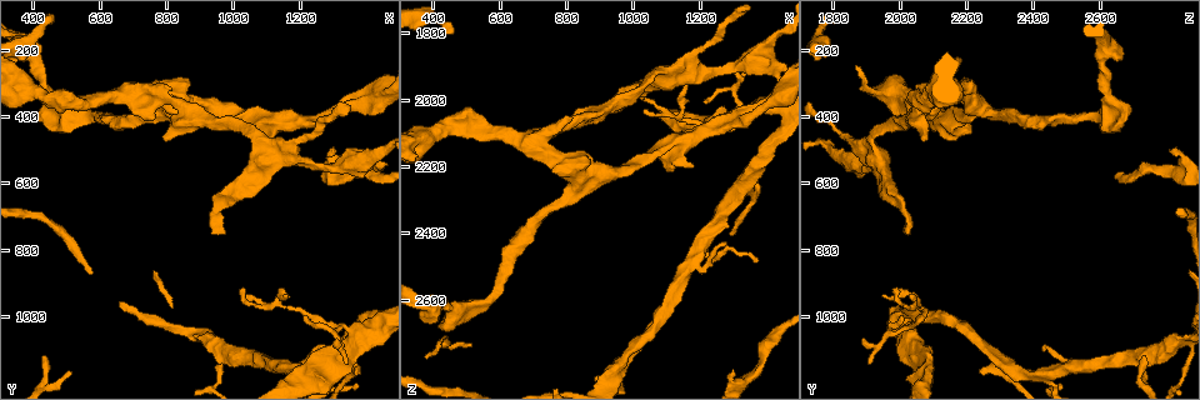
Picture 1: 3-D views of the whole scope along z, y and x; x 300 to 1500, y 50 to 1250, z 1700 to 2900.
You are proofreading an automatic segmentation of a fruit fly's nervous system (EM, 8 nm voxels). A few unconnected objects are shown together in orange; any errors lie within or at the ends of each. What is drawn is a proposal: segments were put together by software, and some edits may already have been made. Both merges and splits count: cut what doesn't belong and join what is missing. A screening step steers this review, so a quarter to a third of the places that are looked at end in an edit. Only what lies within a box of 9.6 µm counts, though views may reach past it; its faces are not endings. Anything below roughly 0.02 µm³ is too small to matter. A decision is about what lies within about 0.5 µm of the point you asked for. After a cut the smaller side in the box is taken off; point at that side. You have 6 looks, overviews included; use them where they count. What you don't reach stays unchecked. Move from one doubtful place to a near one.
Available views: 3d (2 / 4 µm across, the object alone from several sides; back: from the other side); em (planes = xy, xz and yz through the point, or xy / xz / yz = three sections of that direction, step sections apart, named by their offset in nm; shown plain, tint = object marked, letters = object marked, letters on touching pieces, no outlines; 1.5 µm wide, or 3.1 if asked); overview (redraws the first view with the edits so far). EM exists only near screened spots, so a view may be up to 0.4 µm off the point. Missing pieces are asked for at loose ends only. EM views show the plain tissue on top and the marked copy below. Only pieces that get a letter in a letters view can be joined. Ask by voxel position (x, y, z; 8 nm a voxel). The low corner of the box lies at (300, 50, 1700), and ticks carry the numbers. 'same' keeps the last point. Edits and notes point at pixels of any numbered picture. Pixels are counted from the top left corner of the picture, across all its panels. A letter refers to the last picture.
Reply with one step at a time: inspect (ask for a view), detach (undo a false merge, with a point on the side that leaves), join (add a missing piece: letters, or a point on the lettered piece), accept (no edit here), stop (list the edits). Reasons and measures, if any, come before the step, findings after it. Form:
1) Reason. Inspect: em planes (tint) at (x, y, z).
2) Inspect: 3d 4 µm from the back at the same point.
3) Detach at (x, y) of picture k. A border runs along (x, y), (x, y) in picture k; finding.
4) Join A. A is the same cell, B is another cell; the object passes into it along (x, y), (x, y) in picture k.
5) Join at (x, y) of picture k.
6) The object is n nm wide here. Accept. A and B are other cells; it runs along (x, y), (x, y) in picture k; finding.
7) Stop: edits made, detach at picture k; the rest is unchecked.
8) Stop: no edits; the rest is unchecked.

Free end. Inspect: 3d 2 µm at (970, 760, 2010).

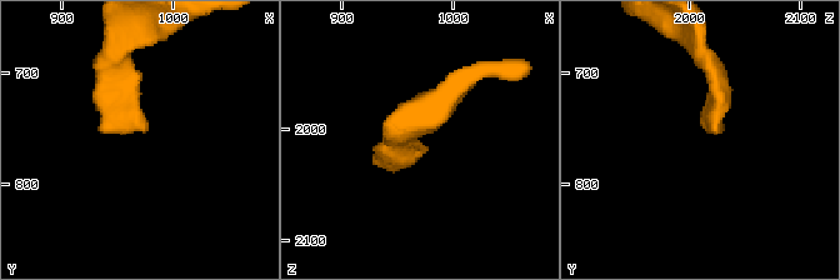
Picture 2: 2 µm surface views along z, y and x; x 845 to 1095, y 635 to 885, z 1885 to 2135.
Inspect: em xy step 8 (tint) at (976, 750, 2016).

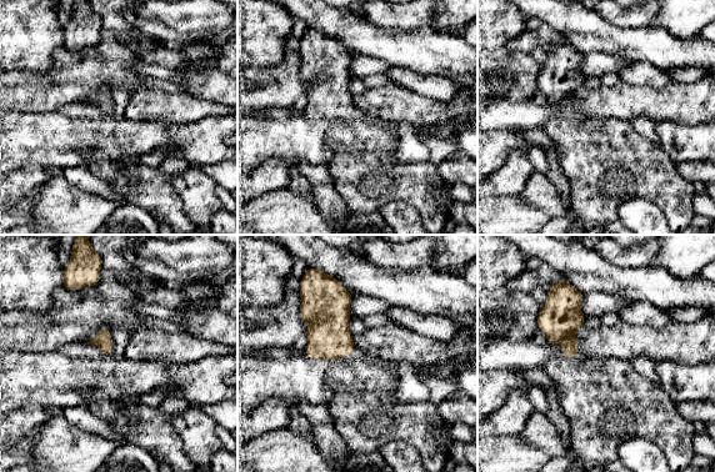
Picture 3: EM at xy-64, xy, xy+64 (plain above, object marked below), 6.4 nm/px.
Inspect: em planes (letters) at the same point.

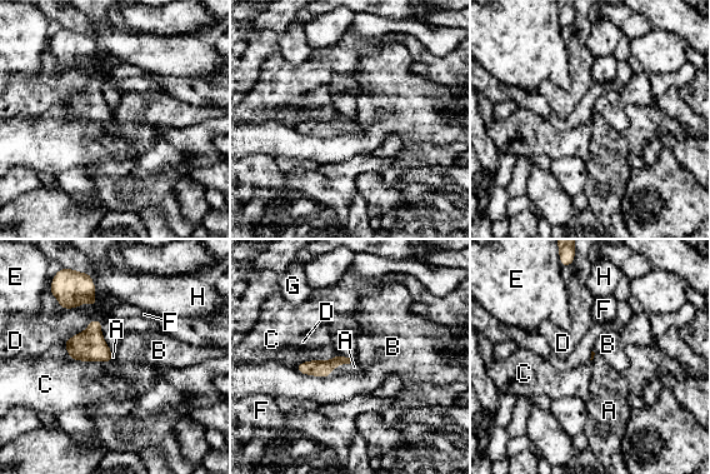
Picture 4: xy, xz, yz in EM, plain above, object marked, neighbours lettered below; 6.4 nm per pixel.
The longest contact is with D, 300 nm. Join A. A is the same cell, B, C, D, E, F, G and H are other cells; the object passes into it along (318, 368), (340, 364), (354, 367) in picture 4; it goes on there.

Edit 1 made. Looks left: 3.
Inspect: overview.

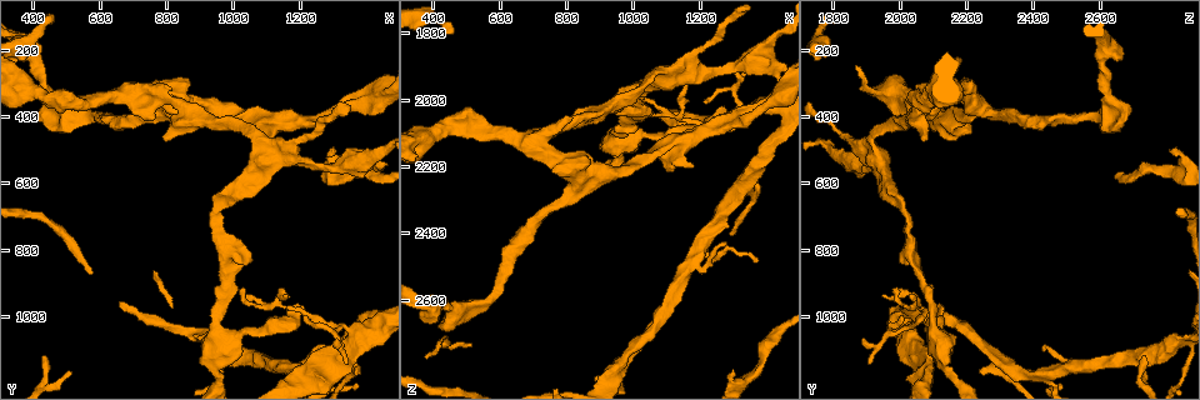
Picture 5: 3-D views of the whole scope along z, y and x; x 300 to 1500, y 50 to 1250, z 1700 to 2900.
Branch stops here. Inspect: em planes (letters) at (1370, 1170, 2240).

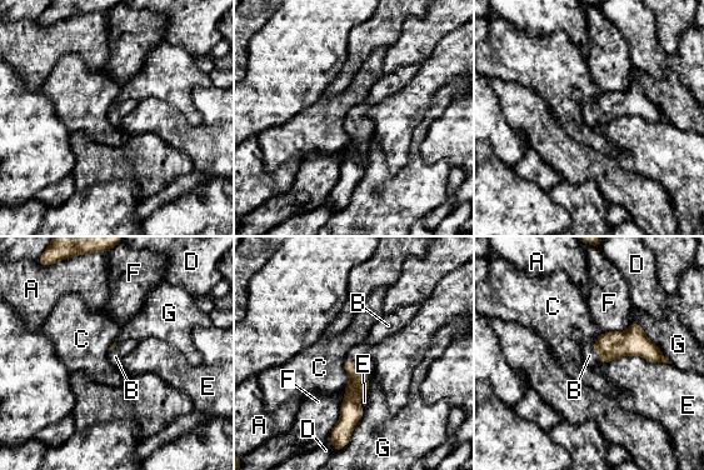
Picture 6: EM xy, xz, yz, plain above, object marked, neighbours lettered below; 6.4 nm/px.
Join B. B is the same cell, A, C, D, E, F and G are other cells; the object passes into it along (358, 386), (349, 356), (379, 331) in picture 6; it goes on there.

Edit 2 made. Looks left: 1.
Stop: edits made, join at picture 4, join at picture 6; the rest is unchecked.

